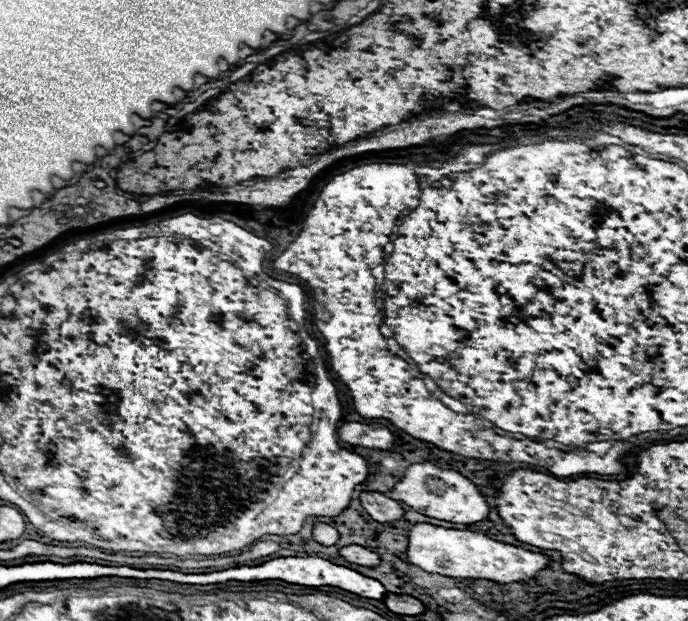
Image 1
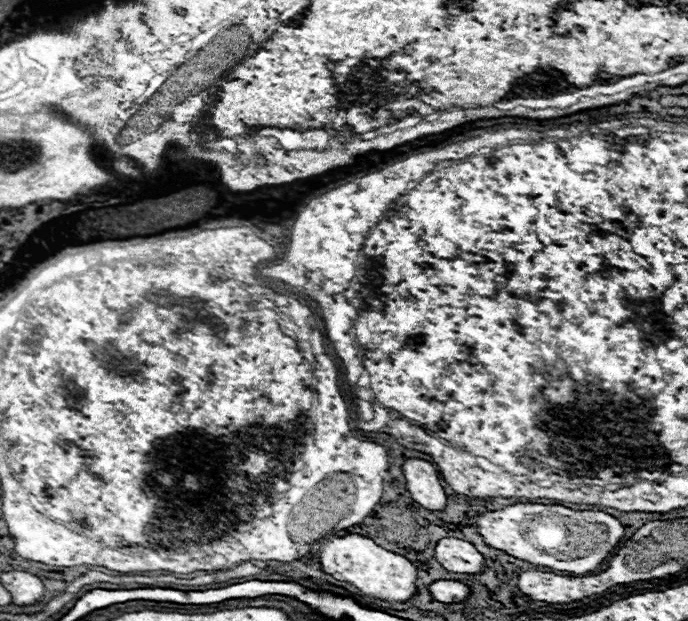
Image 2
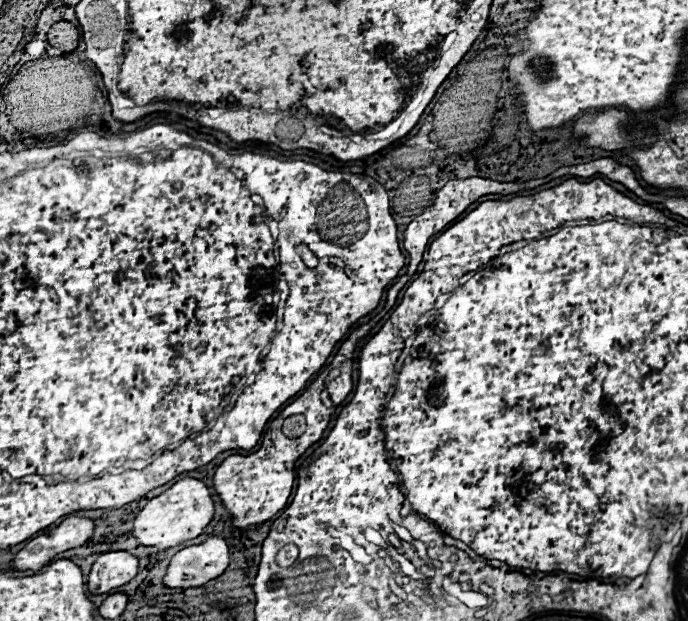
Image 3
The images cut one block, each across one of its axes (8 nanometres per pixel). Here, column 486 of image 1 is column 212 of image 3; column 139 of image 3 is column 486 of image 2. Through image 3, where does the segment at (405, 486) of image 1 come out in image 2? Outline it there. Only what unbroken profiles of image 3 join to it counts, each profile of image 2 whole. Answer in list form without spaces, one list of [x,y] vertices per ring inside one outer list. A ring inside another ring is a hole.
[[[514,504],[498,512],[486,512],[478,516],[478,532],[488,546],[518,560],[574,576],[596,572],[626,540],[626,526],[614,516],[600,510],[570,510],[562,504]]]

